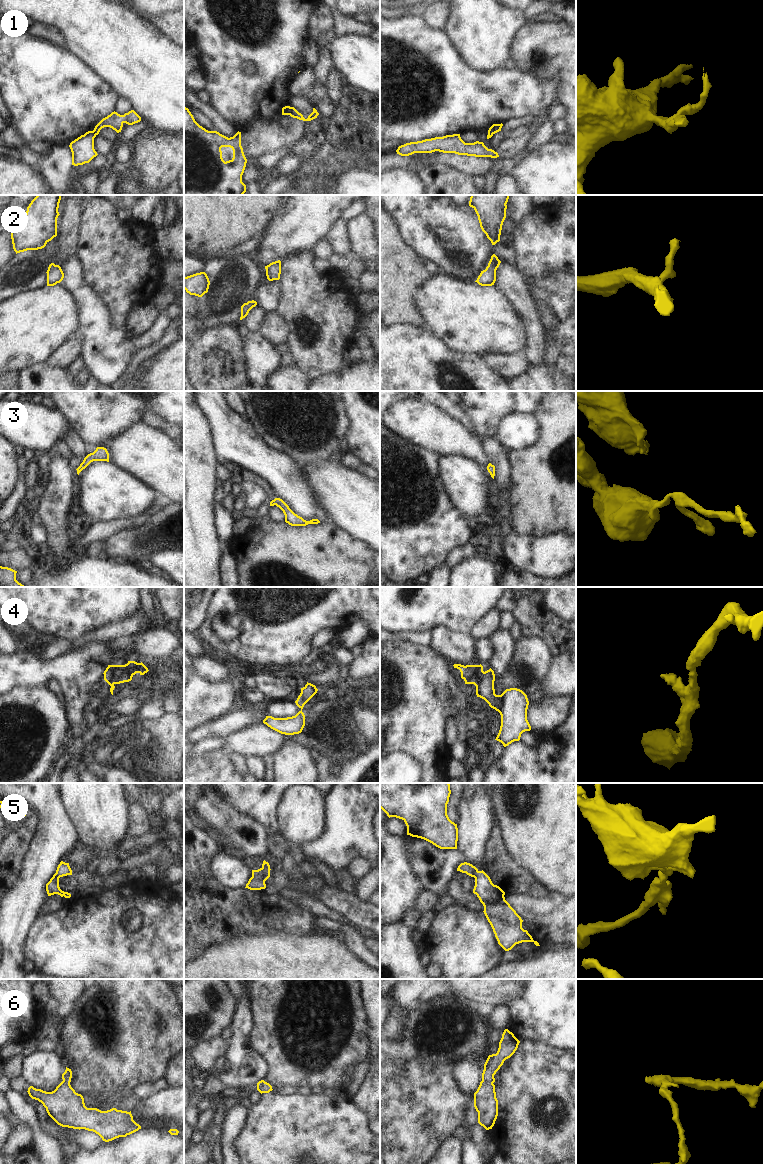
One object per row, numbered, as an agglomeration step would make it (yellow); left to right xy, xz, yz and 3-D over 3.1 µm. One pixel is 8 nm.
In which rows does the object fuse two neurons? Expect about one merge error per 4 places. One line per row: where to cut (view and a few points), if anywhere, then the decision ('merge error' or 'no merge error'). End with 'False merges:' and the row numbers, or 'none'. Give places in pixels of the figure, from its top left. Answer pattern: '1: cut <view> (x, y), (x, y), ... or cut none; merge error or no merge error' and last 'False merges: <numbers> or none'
1: cut xz (291, 107), (287, 114); merge error
2: cut none; no merge error
3: cut none; no merge error
4: cut yz (484, 672), (483, 678), (475, 685); merge error
5: cut none; no merge error
6: cut none; no merge error
False merges: 1, 4

